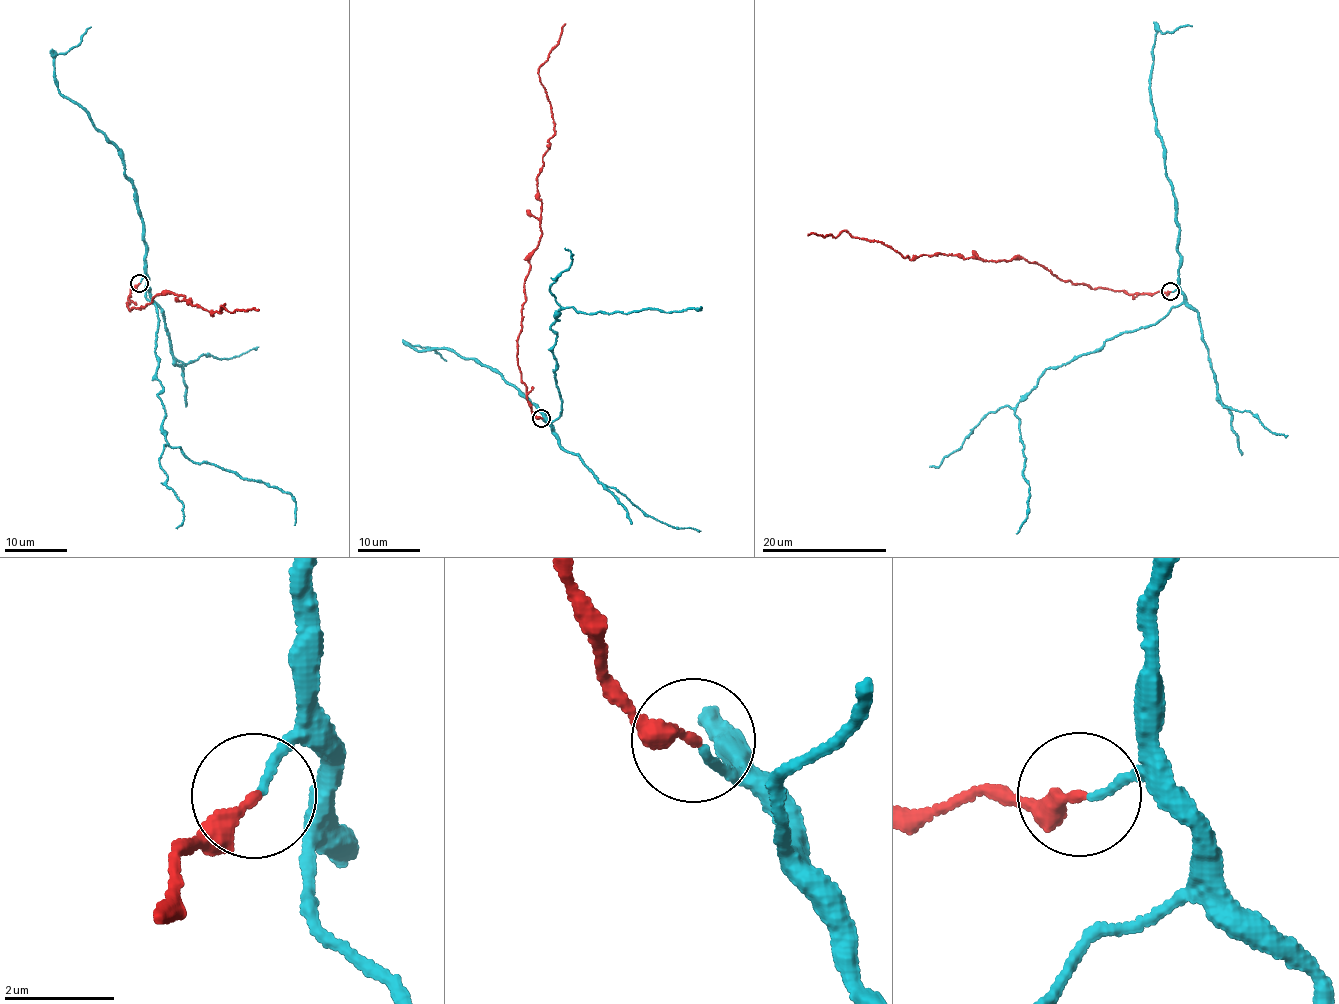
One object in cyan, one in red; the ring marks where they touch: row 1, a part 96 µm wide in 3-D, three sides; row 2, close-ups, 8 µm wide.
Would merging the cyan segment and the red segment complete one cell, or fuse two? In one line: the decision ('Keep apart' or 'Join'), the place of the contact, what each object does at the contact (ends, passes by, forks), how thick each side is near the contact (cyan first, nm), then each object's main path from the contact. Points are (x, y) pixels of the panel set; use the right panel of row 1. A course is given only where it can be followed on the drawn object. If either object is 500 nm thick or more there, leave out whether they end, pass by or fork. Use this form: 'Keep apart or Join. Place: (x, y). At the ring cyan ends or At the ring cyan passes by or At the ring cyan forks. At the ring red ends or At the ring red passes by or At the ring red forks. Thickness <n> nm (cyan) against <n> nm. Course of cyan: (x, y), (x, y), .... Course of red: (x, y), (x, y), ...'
Join. Place: (1170, 291). At the ring cyan ends. At the ring red ends. Thickness 150 nm (cyan) against 260 nm. Course of cyan: (1172, 291), (1183, 301), (1164, 317), (1046, 369), (1019, 402), (1014, 412), (1030, 486), (1026, 521), (1016, 533). Course of red: (1170, 291), (1092, 289), (1022, 258), (910, 259), (844, 231), (834, 237), (808, 234)

